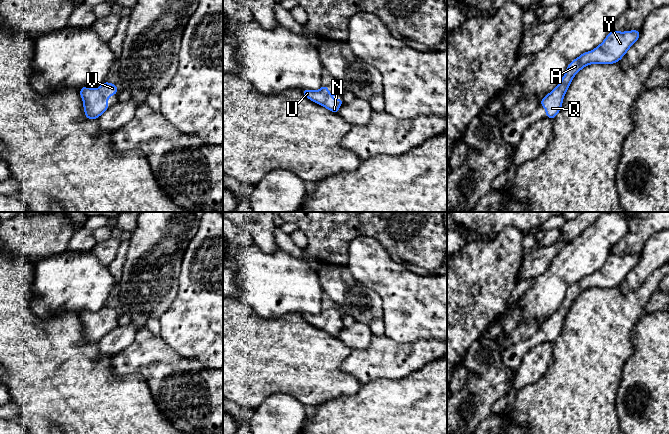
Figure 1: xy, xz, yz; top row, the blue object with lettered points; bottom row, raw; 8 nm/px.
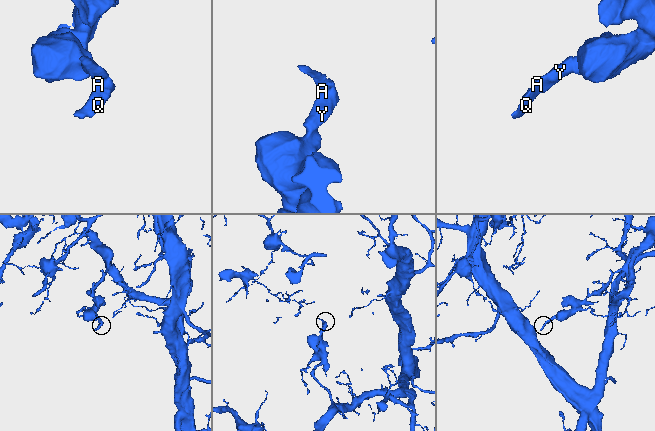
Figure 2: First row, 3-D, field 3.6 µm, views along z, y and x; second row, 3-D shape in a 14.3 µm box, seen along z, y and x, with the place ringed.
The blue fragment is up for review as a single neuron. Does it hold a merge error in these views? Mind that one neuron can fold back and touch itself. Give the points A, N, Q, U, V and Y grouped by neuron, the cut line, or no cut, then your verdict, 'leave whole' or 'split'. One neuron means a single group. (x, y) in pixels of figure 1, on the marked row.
A N Q U V Y | no cut | leave whole

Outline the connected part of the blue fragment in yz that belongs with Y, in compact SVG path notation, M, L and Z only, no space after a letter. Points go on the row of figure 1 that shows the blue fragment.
M611 30L604 41L595 49L582 53L566 69L560 83L544 98L540 104L546 110L546 117L554 119L562 107L563 98L574 76L590 64L614 64L619 62L629 48L639 39L640 30L619 32Z

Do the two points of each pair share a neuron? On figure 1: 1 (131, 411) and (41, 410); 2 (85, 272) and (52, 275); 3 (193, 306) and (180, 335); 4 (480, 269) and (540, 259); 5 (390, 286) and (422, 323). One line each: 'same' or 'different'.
1: same
2: same
3: same
4: different
5: same

